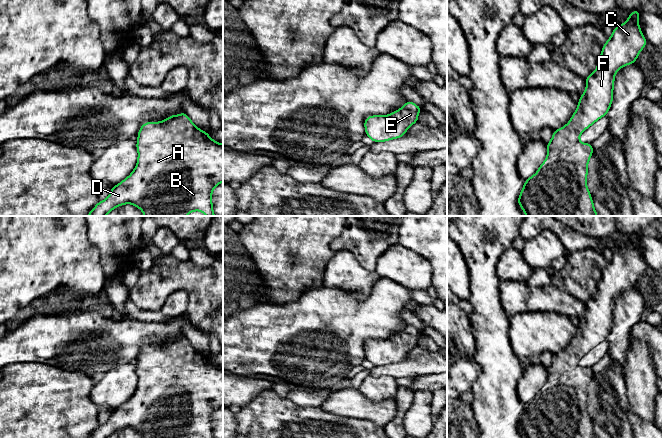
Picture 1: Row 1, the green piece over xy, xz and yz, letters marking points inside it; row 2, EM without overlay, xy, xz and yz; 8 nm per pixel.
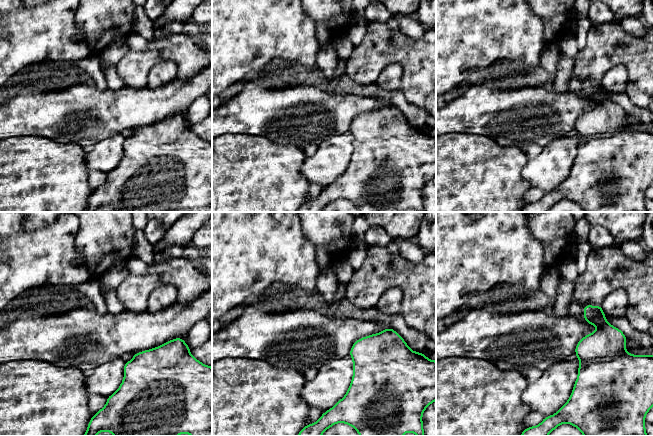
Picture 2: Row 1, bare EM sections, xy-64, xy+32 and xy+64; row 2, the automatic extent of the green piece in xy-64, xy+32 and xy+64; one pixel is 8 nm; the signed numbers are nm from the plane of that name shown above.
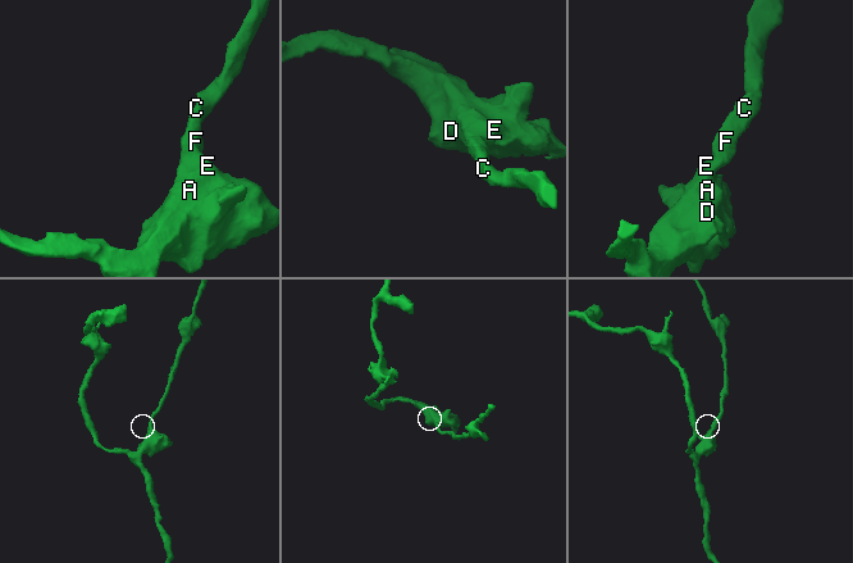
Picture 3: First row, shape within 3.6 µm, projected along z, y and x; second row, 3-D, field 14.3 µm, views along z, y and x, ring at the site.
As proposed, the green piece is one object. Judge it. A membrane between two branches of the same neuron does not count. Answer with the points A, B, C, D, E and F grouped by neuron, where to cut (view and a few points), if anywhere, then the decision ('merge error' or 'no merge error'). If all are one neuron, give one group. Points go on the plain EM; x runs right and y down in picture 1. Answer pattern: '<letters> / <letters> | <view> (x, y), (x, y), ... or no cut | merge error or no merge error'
A B C D E F | no cut | no merge error

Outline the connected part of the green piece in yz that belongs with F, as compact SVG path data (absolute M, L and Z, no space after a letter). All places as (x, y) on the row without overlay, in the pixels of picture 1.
M639 234L632 235L623 248L613 253L611 261L607 263L607 266L602 271L602 277L597 285L597 292L592 298L586 300L585 316L580 319L577 334L565 350L553 355L552 363L547 367L546 383L537 396L524 406L518 421L518 429L525 438L597 438L590 415L587 412L588 387L594 374L591 368L582 367L579 361L587 352L607 339L613 325L615 298L623 290L635 287L638 279L647 269L646 262L639 250L639 238Z

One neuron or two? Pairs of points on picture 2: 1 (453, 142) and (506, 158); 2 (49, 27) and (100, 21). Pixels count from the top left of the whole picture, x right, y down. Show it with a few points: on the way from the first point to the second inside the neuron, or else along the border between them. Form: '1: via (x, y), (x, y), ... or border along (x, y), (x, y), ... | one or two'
1: via (466, 155), (469, 158), (493, 158) | one
2: border along (76, 10), (75, 25), (87, 45) | two

